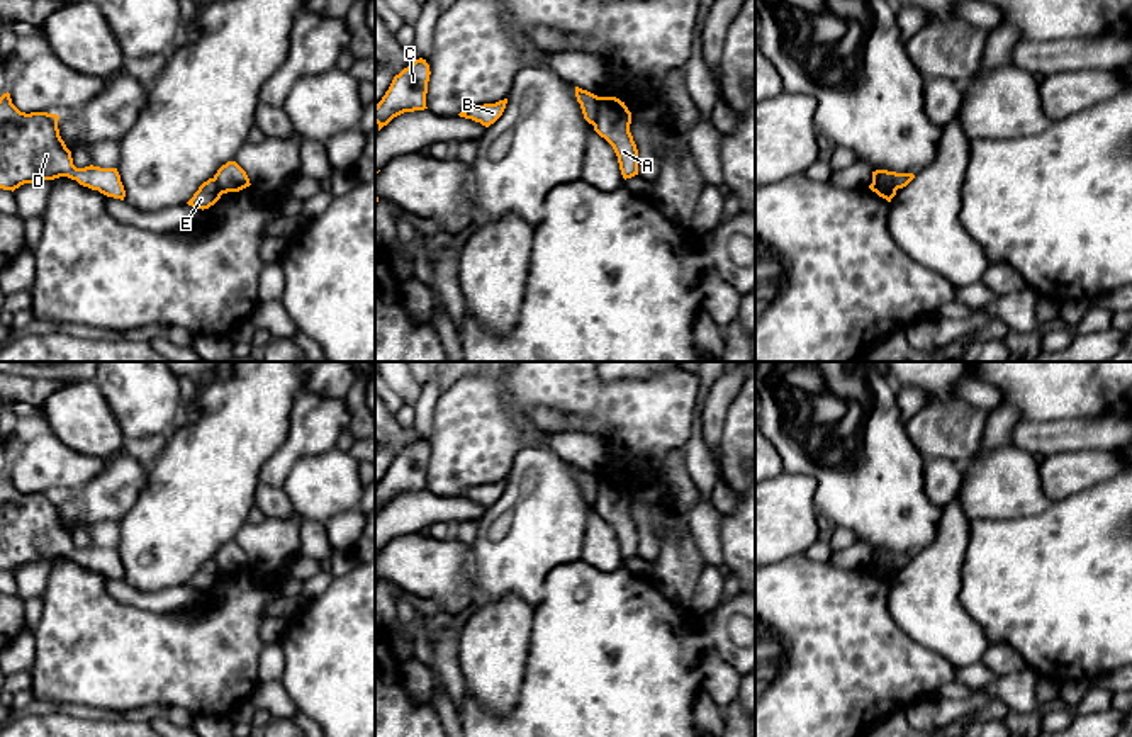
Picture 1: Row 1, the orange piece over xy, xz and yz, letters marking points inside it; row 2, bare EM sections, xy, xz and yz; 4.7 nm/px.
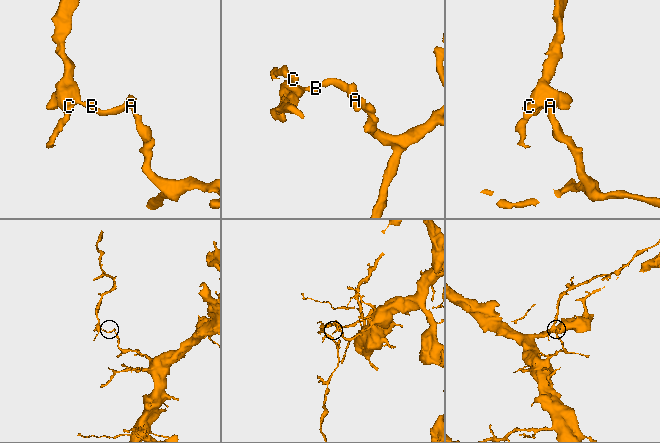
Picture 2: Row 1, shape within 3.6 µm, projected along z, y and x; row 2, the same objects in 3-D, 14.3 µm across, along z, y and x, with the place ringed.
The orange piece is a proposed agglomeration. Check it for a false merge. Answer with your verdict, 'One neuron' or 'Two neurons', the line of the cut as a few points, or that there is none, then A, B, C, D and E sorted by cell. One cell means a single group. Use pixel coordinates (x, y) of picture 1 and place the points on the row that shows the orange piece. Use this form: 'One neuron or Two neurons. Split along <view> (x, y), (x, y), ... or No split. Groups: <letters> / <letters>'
Two neurons. Split along xz (599, 97), (593, 124). Groups: A / B C D E

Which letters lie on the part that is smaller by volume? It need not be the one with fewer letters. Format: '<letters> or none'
B, C, D, E

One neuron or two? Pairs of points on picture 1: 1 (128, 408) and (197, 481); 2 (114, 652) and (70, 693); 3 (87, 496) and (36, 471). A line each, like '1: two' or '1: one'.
1: two
2: one
3: two

